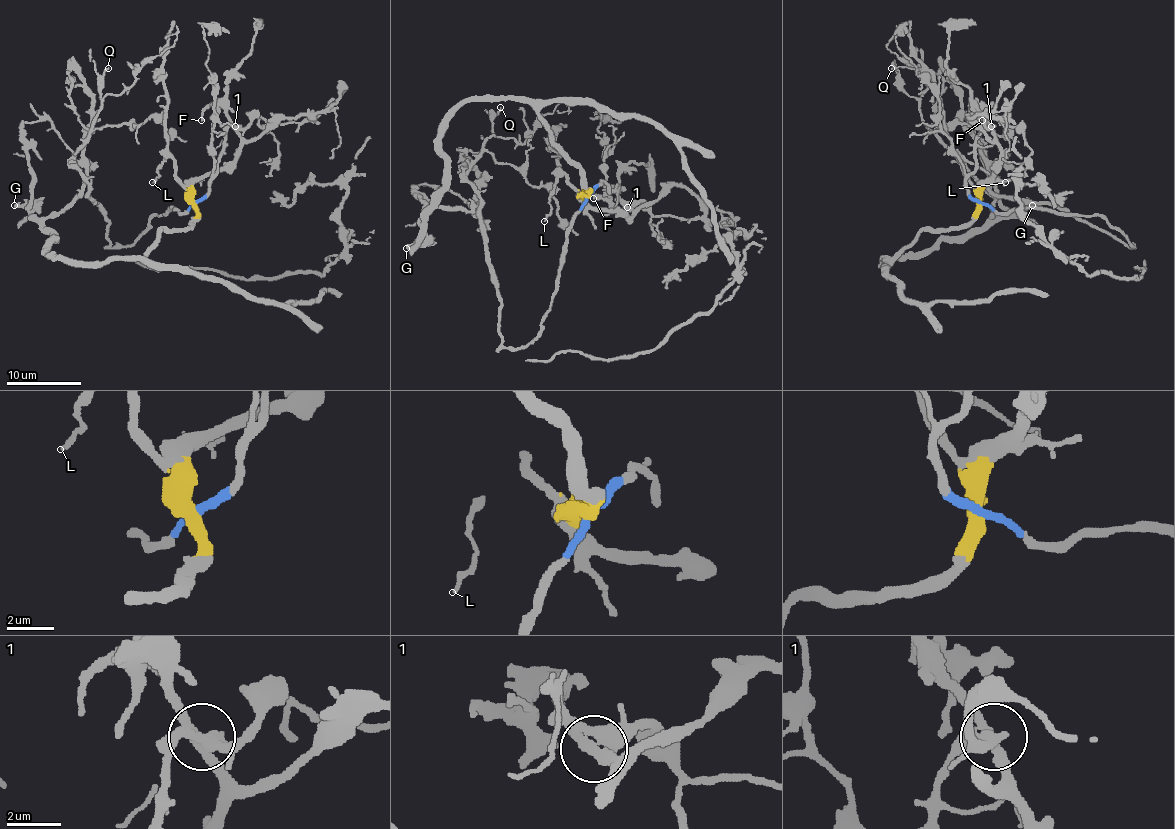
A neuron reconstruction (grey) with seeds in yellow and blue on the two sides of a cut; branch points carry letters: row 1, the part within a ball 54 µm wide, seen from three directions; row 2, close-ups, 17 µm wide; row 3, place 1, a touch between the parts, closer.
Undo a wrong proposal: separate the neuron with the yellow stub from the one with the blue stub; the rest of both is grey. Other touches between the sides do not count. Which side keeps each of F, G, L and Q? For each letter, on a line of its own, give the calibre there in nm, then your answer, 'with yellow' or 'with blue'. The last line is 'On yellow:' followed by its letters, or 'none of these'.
F: 180 nm thick; with yellow
G: 440 nm thick; with yellow
L: 200 nm thick; with yellow
Q: 170 nm thick; with blue
On yellow: F, G, L

